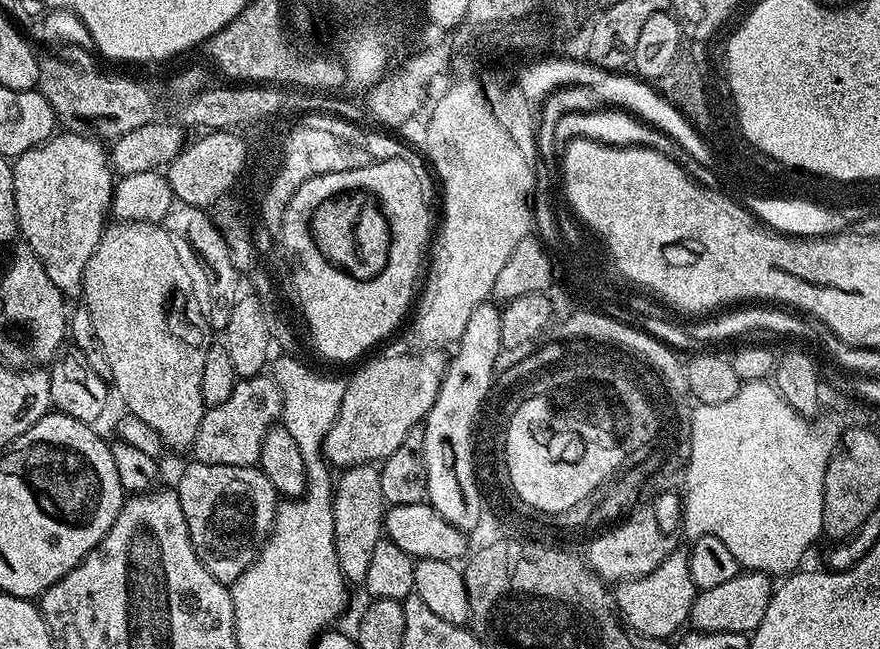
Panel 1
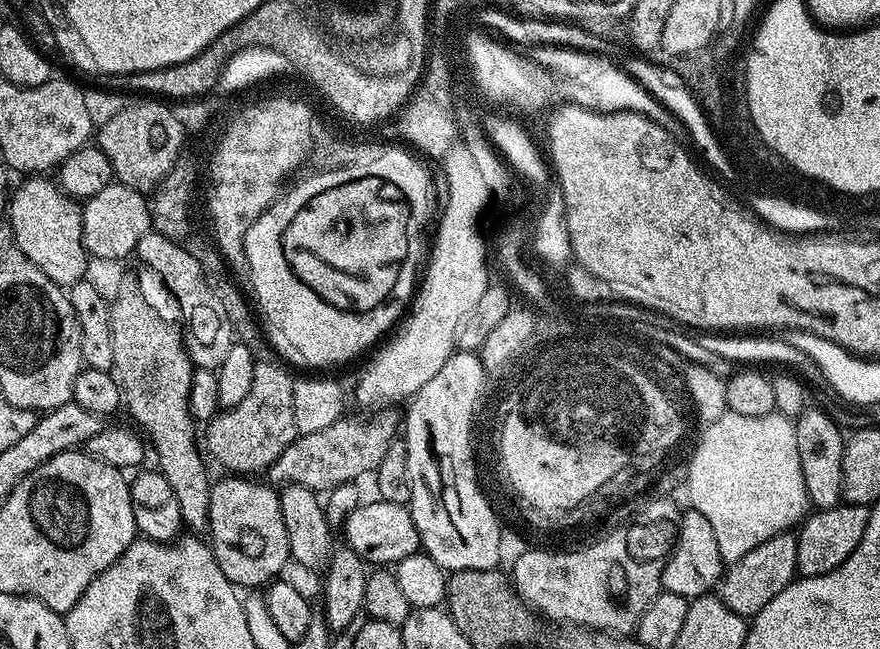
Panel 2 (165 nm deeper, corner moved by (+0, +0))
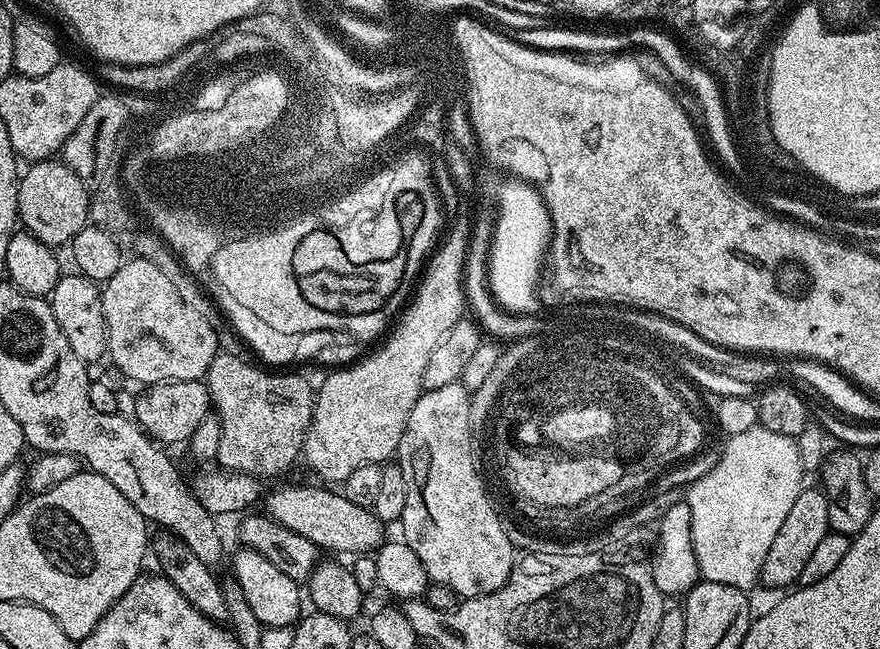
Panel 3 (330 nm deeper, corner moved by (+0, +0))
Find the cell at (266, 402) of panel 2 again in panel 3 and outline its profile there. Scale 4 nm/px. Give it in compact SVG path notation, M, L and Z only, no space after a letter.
M221 351L214 362L210 362L206 383L222 430L222 442L218 442L216 455L219 467L267 478L286 471L295 460L301 459L304 439L312 424L314 390L303 375L295 376L292 370L259 367Z

